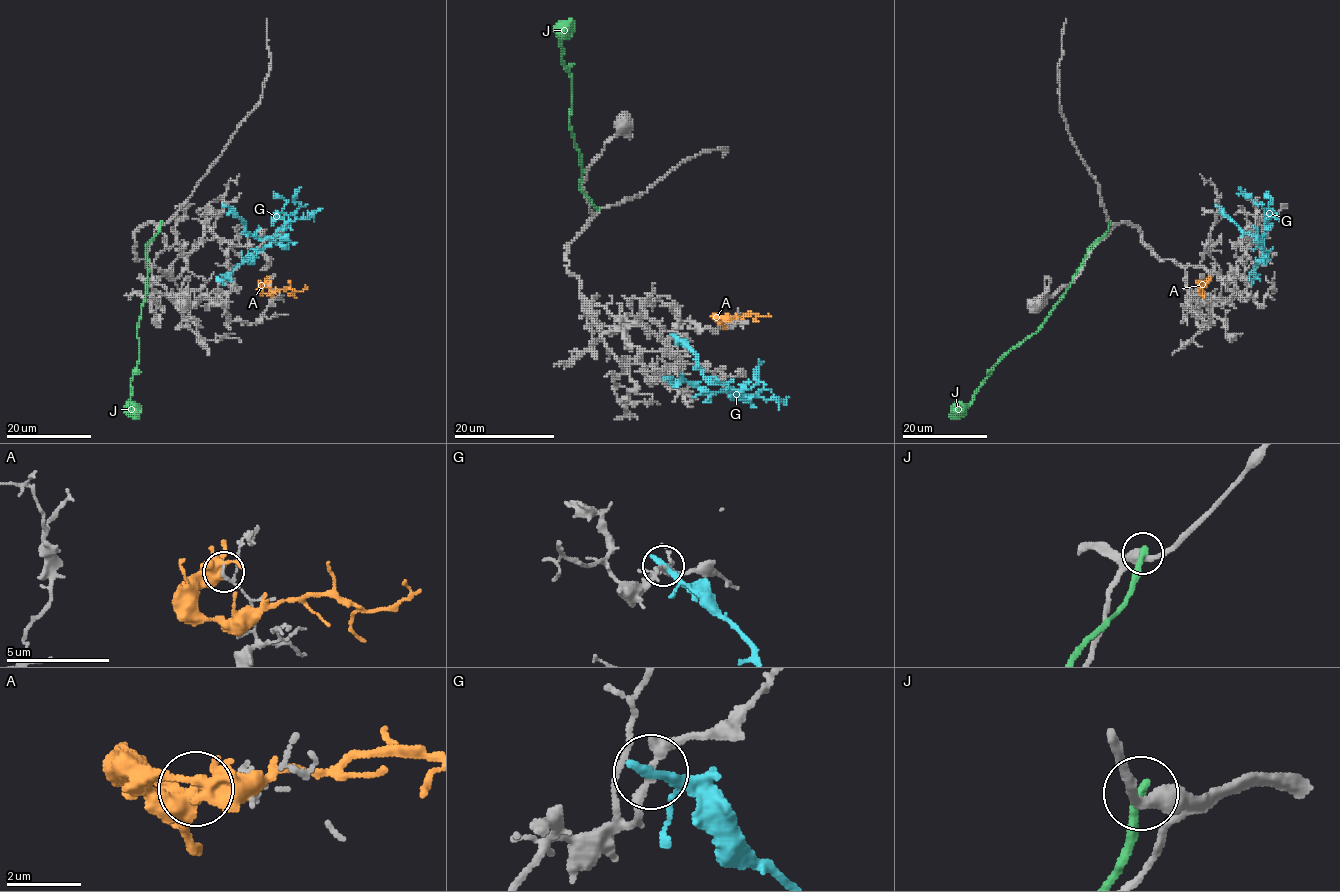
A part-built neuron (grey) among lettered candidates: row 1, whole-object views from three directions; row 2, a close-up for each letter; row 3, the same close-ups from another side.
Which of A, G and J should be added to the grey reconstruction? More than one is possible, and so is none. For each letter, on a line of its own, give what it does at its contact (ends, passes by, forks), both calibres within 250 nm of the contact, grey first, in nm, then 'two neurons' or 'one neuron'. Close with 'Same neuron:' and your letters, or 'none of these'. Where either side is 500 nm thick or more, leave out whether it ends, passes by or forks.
A: it forks; calibres 120 and 400 nm; two neurons
G: it ends; calibres 240 and 320 nm; two neurons
J: it ends; calibres 340 and 300 nm; two neurons
Same neuron: none of these

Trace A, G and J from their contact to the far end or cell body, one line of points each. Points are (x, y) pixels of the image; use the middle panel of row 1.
A: (723, 319), (717, 317), (732, 318), (746, 314), (768, 317), (768, 313)
G: (674, 335), (696, 356), (703, 376), (736, 392), (756, 395), (764, 386), (755, 377), (762, 361)
J: (597, 209), (580, 187), (581, 158), (568, 120), (572, 80), (562, 61), (561, 41), (571, 31), (572, 19)

